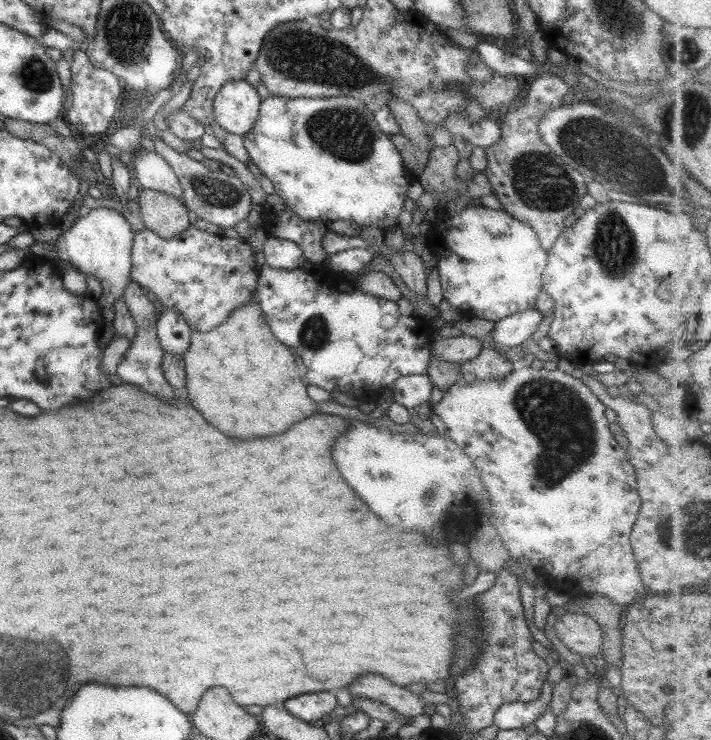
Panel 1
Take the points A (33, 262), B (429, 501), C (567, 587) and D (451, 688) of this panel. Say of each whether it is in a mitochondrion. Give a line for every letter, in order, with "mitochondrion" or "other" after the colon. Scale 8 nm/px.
A: other
B: mitochondrion
C: other
D: other

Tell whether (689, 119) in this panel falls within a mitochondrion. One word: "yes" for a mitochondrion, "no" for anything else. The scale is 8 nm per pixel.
yes

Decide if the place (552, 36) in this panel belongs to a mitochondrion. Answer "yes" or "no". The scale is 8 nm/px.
no

